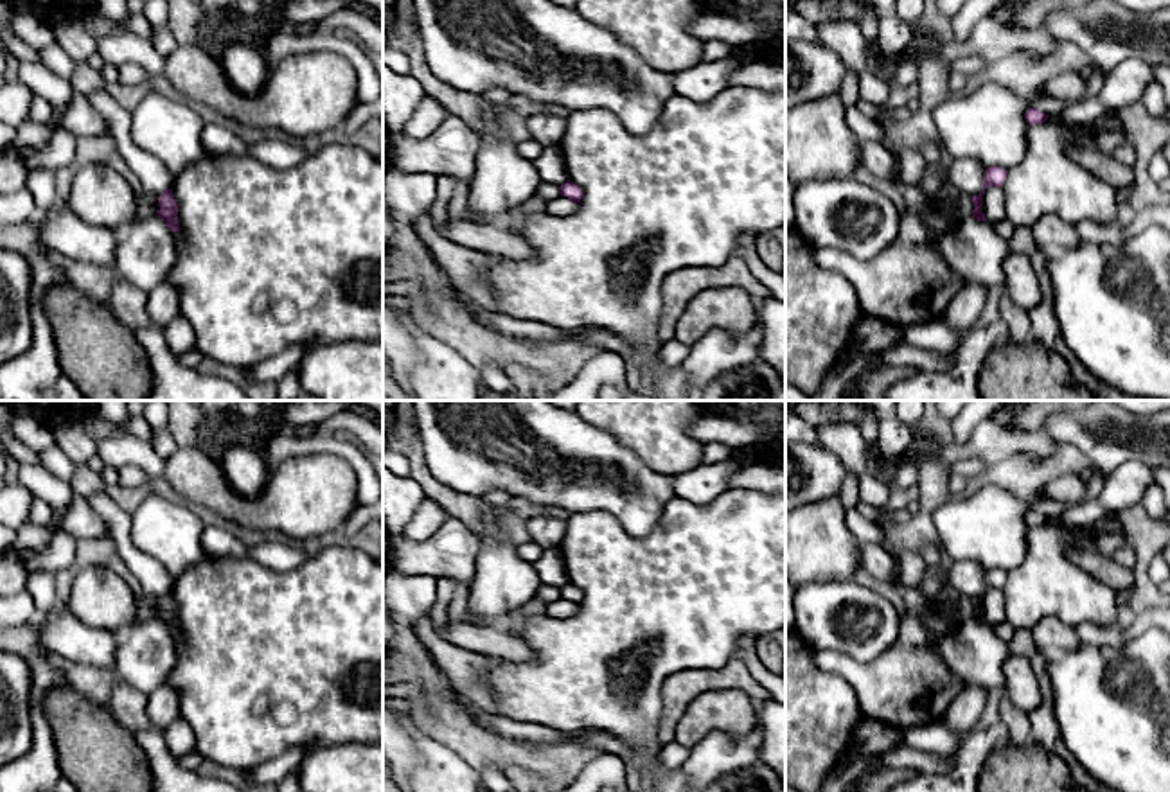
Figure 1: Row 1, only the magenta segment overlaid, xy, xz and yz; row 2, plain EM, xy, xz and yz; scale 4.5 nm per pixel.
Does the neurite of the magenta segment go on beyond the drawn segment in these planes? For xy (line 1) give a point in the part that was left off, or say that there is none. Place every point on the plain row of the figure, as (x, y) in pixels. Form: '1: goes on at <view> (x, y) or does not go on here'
1: does not go on here

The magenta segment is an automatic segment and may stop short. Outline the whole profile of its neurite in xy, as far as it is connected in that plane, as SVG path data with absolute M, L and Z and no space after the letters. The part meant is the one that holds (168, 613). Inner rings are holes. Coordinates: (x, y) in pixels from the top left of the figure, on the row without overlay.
M173 591L162 594L158 605L160 605L158 620L167 627L171 634L180 634L182 630L178 625L178 607Z

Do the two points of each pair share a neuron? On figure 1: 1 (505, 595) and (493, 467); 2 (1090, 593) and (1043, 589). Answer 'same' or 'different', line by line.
1: different
2: same

